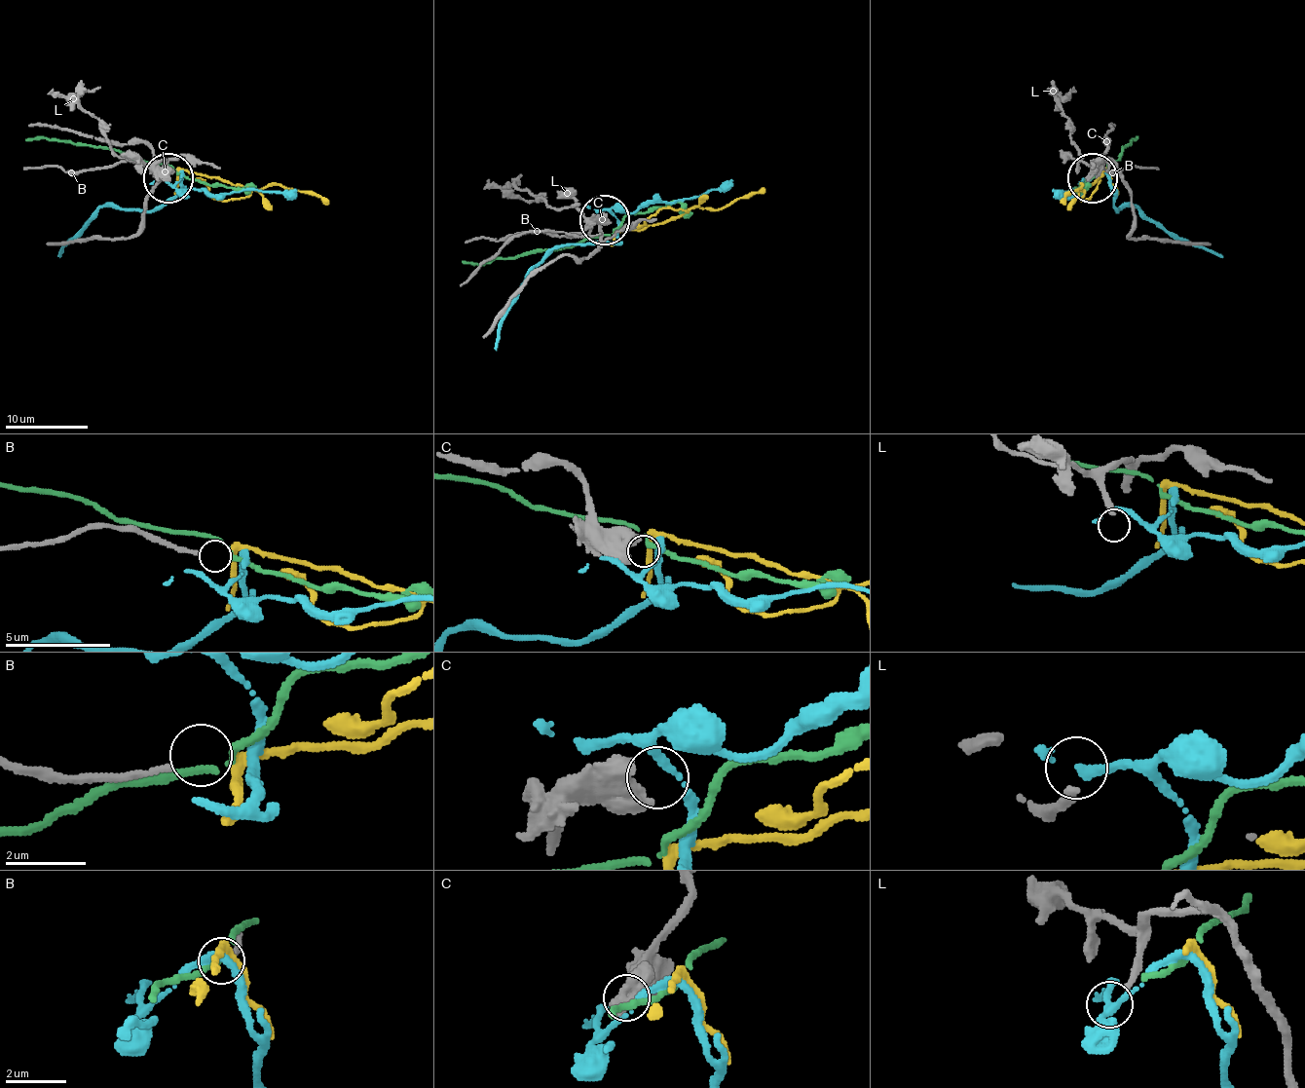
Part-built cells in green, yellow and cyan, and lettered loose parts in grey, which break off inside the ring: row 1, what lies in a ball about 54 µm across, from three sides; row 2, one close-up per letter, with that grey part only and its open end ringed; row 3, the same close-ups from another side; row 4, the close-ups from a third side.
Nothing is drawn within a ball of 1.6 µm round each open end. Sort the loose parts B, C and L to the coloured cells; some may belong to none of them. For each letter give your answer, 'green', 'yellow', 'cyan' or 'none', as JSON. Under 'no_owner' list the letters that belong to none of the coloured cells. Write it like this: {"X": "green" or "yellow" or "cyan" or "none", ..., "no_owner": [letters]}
{"B": "none", "C": "none", "L": "none", "no_owner": ["B", "C", "L"]}

